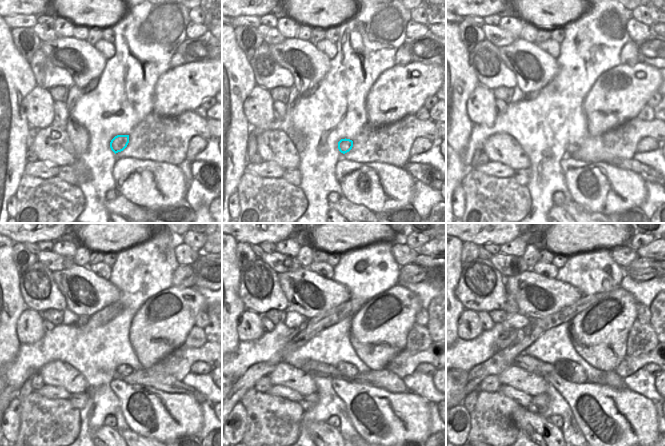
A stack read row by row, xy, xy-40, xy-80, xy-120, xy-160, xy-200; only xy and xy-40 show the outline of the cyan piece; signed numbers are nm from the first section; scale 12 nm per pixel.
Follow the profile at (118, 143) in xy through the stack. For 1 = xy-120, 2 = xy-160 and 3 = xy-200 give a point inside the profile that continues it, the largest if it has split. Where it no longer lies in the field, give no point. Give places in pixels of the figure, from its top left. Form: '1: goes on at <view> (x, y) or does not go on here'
1: goes on at xy-120 (124, 370)
2: goes on at xy-160 (349, 371)
3: goes on at xy-200 (568, 370)

